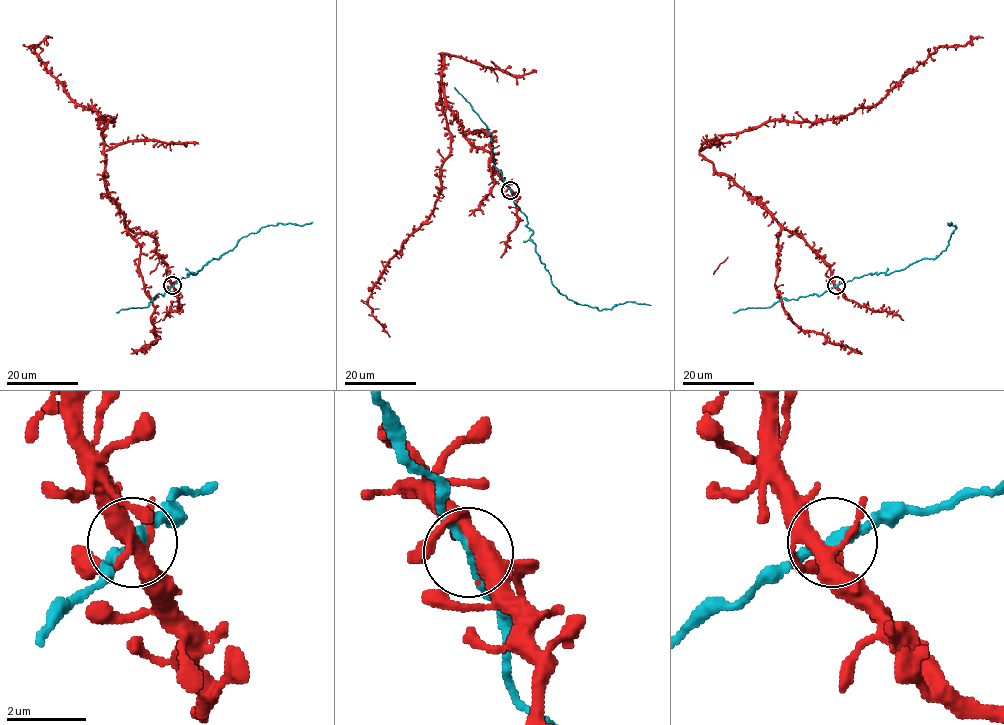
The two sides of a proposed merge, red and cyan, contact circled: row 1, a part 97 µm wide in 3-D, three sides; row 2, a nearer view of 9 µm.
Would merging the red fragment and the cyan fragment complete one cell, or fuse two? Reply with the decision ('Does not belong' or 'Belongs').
Belongs

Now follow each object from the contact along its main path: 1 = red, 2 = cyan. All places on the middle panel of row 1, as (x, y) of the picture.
1: (511, 191), (446, 103), (442, 53), (450, 152), (438, 199), (388, 262), (368, 306), (390, 337)
2: (510, 191), (533, 232), (529, 239), (561, 293), (600, 310), (628, 301), (651, 305)

